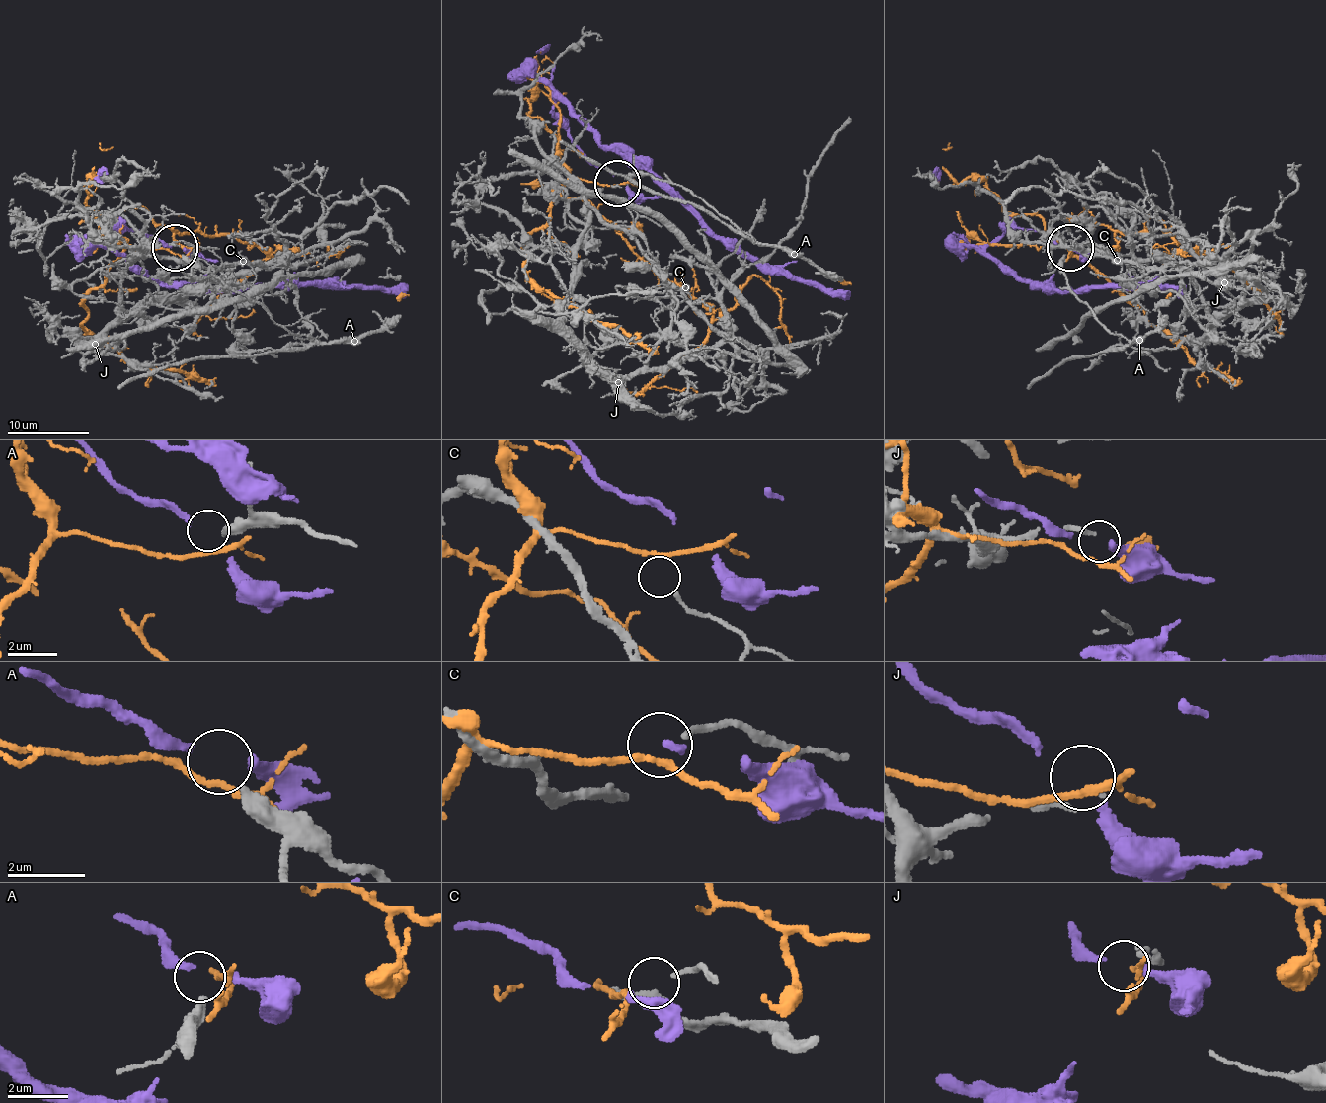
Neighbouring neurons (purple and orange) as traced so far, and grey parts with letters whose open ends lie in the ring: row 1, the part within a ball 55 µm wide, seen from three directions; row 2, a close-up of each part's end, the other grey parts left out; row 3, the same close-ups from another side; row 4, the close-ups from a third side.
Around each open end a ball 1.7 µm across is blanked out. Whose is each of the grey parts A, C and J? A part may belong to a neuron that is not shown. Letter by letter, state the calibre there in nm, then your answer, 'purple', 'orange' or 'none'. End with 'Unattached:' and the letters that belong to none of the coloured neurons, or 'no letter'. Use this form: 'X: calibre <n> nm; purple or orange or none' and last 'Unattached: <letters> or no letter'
A: calibre 380 nm; none
C: calibre 150 nm; none
J: calibre 240 nm; none
Unattached: A, C, J

